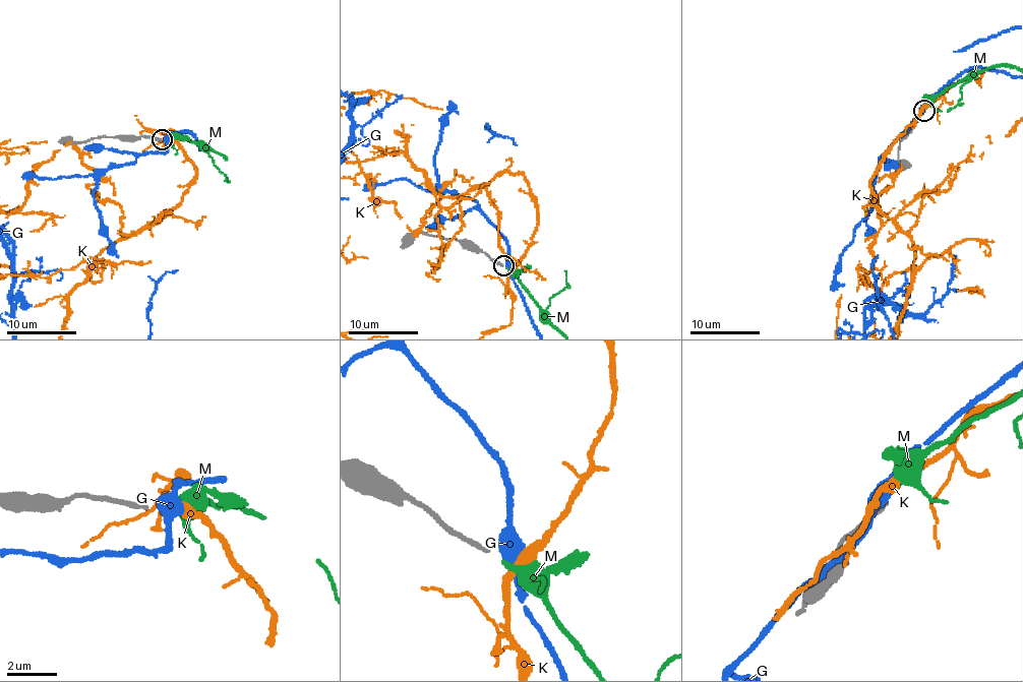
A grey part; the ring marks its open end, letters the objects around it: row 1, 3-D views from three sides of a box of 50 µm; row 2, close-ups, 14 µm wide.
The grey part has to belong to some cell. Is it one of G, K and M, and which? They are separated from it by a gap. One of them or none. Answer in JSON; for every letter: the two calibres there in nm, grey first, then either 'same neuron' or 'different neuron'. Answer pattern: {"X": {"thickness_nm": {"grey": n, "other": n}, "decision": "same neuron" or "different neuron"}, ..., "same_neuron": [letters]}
{"G": {"thickness_nm": {"grey": 180, "other": 480}, "decision": "different neuron"}, "K": {"thickness_nm": {"grey": 180, "other": 280}, "decision": "different neuron"}, "M": {"thickness_nm": {"grey": 180, "other": 240}, "decision": "same neuron"}, "same_neuron": ["M"]}

